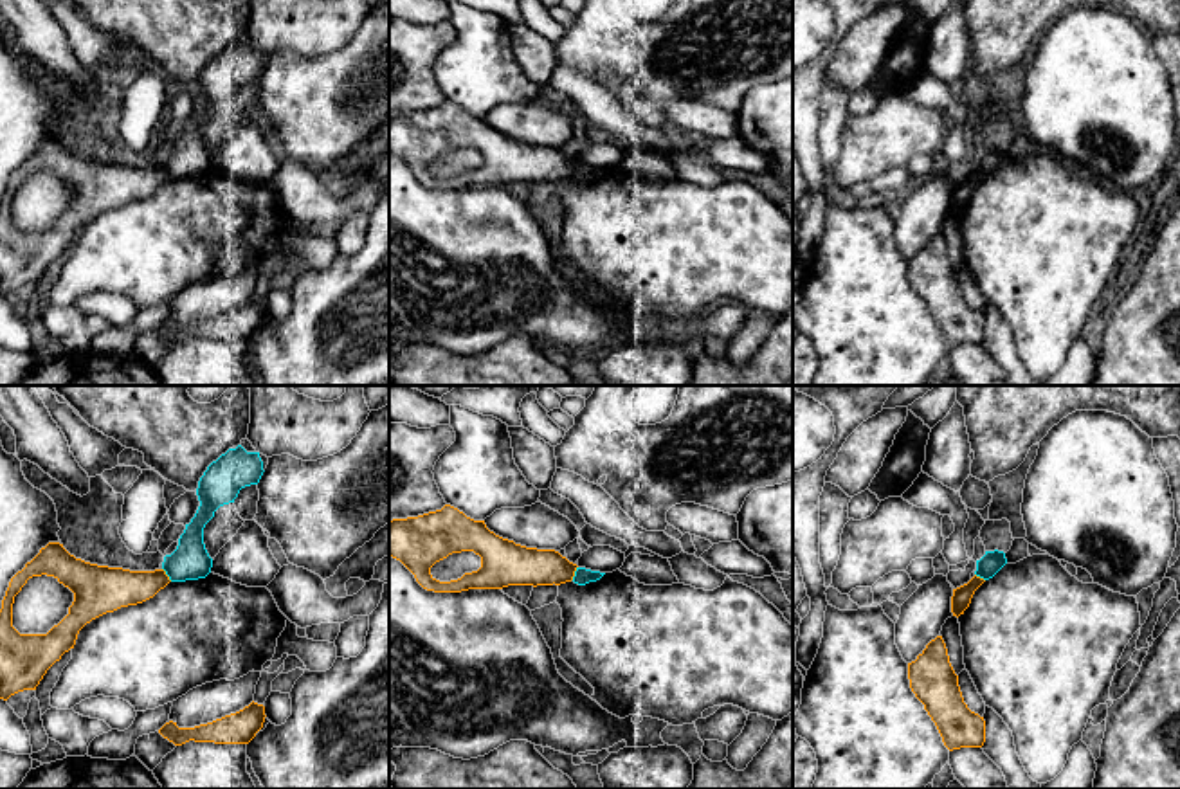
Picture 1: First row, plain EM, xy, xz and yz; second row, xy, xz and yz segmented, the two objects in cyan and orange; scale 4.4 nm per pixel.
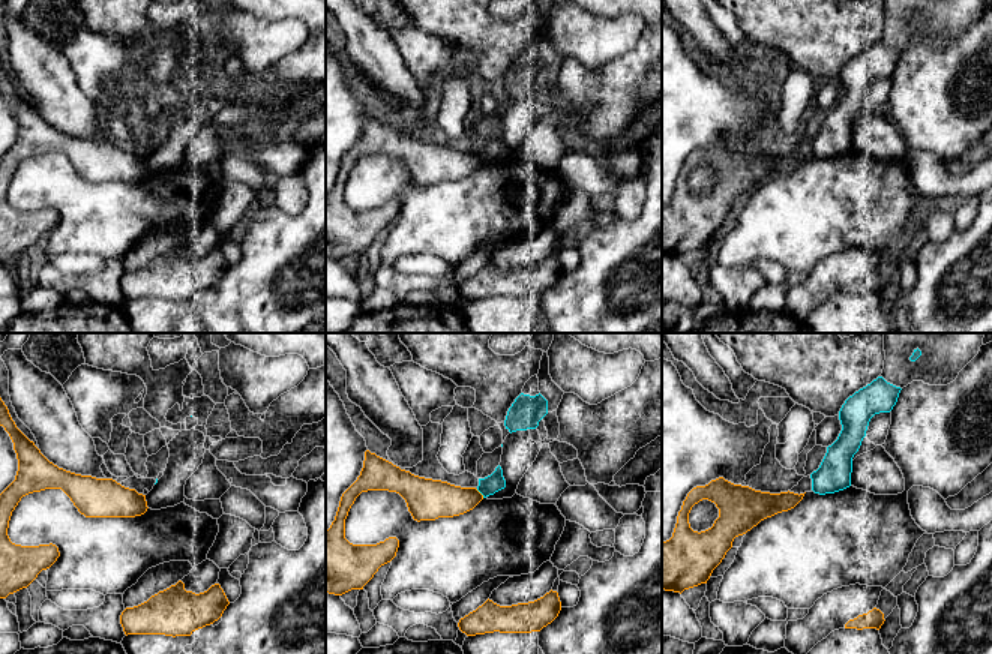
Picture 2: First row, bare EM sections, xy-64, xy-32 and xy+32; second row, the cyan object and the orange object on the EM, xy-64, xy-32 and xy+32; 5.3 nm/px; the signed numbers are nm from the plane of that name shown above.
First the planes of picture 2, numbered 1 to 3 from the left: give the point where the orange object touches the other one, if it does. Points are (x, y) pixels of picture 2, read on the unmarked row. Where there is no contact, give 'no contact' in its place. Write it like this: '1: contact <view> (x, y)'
1: no contact
2: contact xy-32 (480, 156)
3: no contact

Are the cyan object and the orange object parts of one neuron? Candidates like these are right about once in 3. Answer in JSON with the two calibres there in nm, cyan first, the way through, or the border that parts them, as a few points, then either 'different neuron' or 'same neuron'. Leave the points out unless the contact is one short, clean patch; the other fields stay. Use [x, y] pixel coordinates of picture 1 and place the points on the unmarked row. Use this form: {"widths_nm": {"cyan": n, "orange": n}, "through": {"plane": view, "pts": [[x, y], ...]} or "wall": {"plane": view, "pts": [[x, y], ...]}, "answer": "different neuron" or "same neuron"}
{"widths_nm": {"cyan": 170, "orange": 190}, "wall": {"plane": "xy", "pts": [[163, 164], [172, 177]]}, "answer": "different neuron"}

